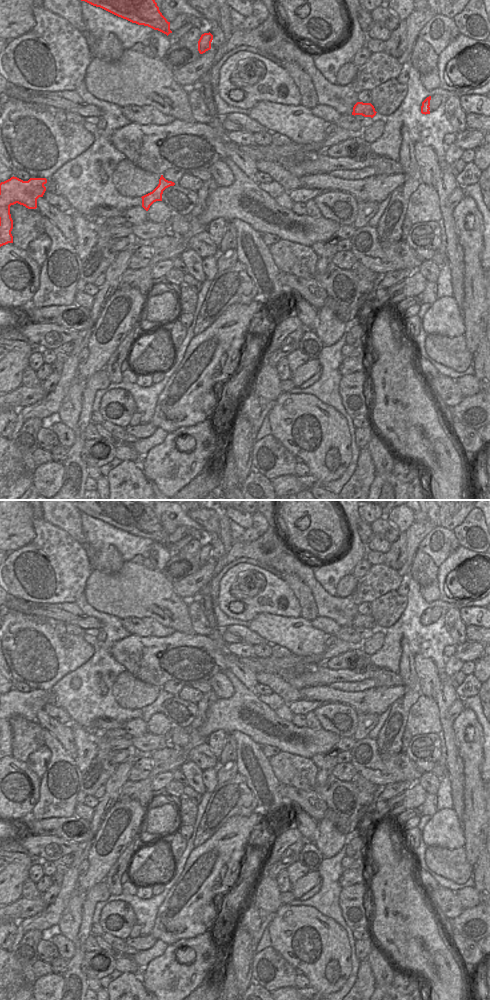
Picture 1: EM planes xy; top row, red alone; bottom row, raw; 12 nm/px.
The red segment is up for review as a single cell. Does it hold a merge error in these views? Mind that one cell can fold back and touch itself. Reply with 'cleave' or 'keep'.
cleave

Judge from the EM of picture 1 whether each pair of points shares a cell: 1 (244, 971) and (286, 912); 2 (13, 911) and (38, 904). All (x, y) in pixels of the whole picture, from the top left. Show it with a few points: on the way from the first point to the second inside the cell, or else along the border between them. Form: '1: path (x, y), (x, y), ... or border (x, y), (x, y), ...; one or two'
1: border (275, 913), (275, 916), (267, 926); two
2: path (19, 910), (32, 906); one

